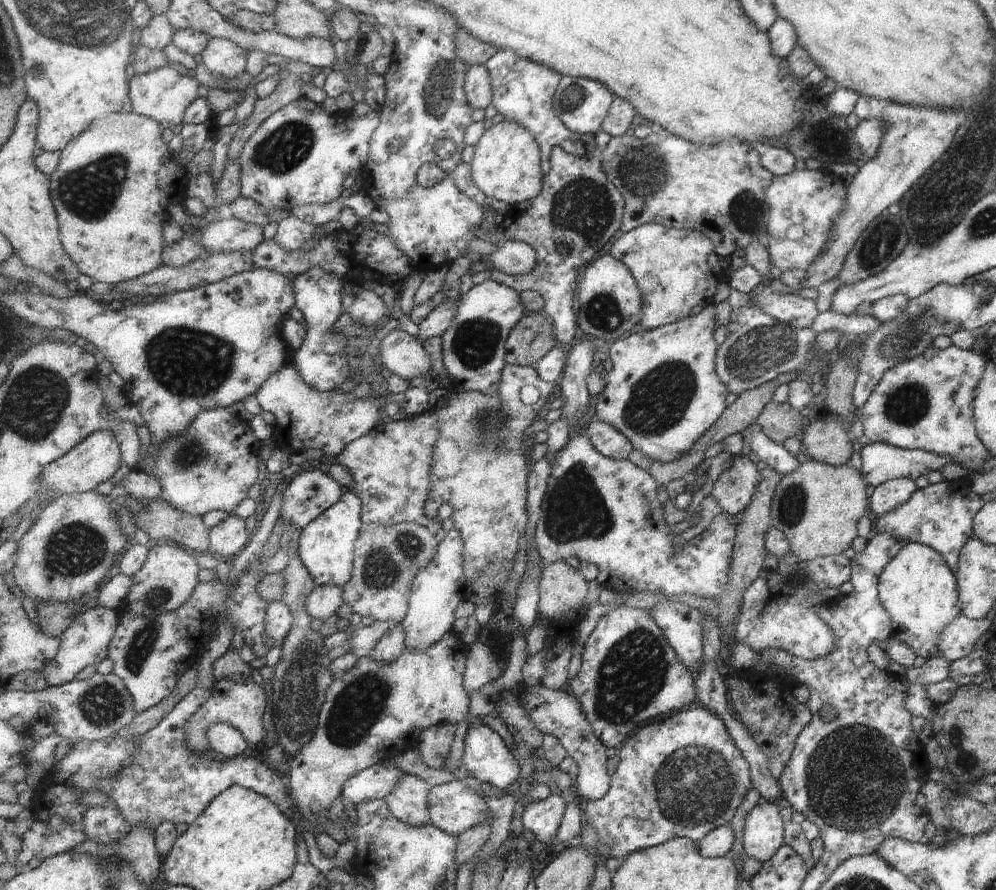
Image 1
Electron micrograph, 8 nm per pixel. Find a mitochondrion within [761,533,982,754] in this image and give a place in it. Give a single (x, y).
(953, 736)

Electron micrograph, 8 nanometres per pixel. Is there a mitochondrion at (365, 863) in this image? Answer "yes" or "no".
no

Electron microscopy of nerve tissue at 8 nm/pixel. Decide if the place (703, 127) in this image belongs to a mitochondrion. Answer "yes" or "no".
no

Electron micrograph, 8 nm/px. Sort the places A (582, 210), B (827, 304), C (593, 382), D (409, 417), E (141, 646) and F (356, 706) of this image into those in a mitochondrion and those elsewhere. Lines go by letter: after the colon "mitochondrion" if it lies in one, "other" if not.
A: mitochondrion
B: other
C: other
D: other
E: mitochondrion
F: mitochondrion

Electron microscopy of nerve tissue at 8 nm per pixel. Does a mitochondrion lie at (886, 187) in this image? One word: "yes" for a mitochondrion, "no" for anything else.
no

